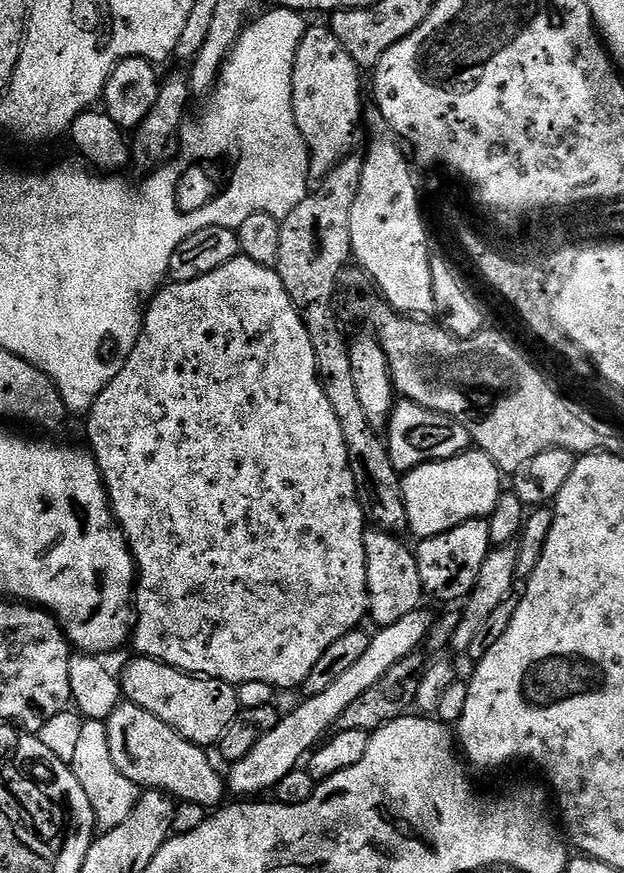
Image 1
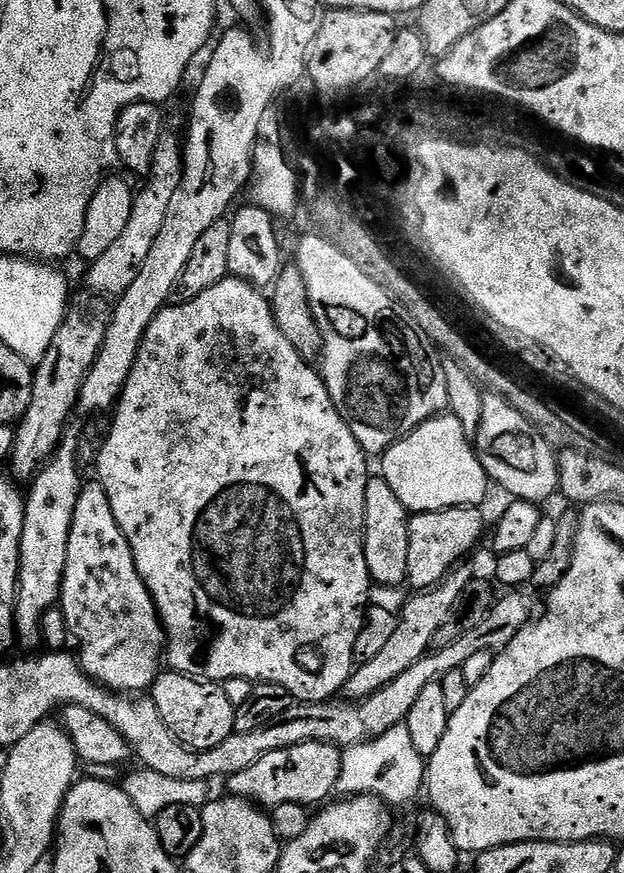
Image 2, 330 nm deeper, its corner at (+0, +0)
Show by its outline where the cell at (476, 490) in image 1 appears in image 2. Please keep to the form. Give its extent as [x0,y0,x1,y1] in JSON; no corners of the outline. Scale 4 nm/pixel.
[382,414,490,513]

